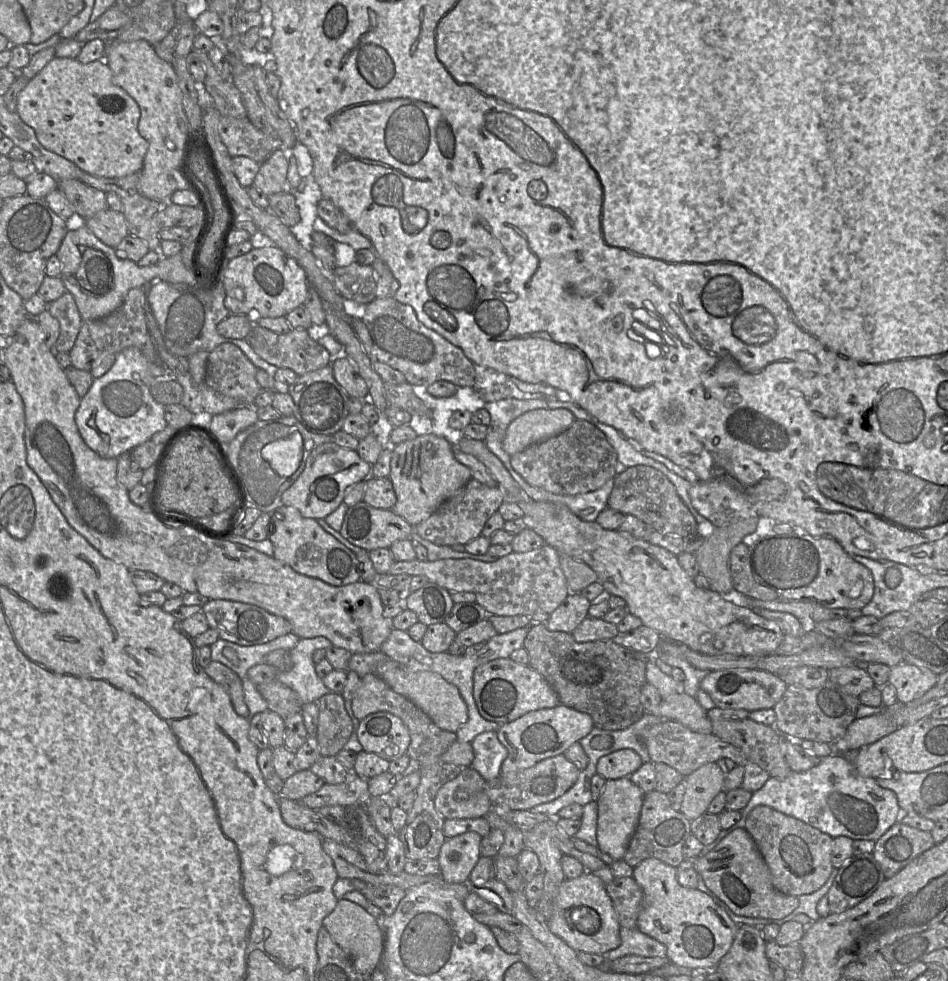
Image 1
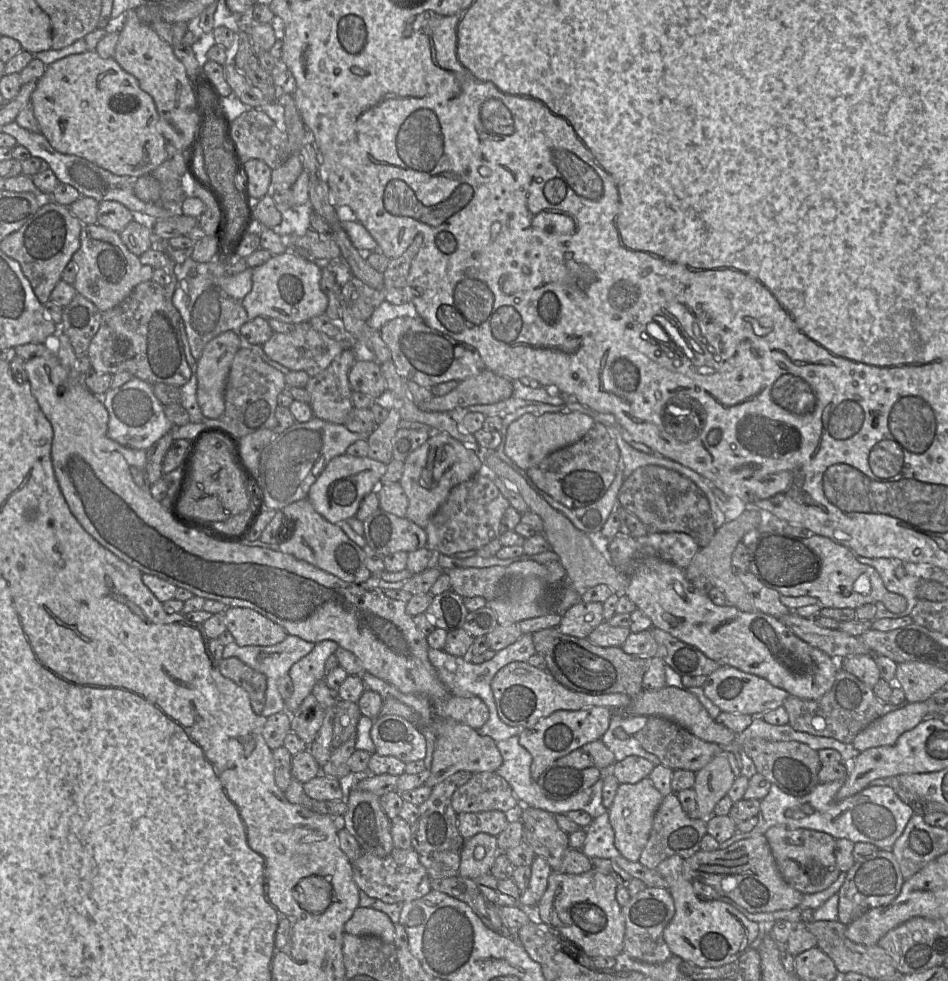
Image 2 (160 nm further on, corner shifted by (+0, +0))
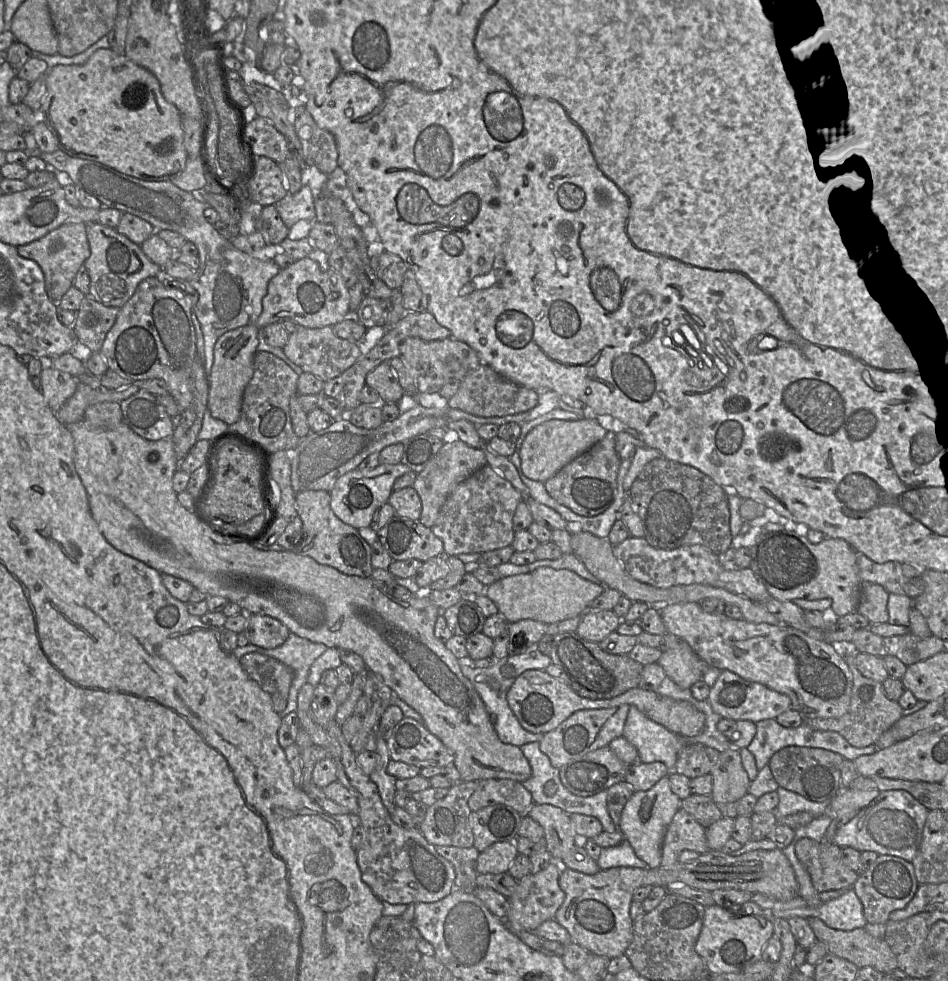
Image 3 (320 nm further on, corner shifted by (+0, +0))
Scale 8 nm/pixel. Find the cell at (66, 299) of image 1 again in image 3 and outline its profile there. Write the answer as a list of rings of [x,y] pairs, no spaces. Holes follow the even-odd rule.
[[[86,295],[77,311],[73,330],[80,344],[98,353],[105,337],[114,325],[119,307],[108,307]]]

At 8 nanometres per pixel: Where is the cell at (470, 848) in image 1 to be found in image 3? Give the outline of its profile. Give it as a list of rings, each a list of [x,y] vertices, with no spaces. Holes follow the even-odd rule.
[[[497,842],[479,853],[476,869],[478,874],[498,874],[508,872],[513,860],[518,856],[514,842]]]

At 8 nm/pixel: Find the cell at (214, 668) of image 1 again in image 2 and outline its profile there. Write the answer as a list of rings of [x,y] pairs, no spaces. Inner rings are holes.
[[[236,657],[218,661],[221,674],[242,687],[249,695],[254,712],[261,714],[264,708],[267,679]]]

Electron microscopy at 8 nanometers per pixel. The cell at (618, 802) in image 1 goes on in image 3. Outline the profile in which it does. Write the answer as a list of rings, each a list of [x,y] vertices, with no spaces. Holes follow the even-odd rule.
[[[667,775],[649,790],[635,791],[622,811],[618,830],[623,833],[637,857],[646,862],[649,868],[657,868],[661,864],[664,837],[674,815],[682,808],[681,802],[672,792]]]

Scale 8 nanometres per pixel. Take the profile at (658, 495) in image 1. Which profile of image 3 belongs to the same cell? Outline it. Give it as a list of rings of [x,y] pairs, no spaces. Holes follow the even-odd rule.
[[[665,457],[648,462],[634,480],[629,495],[632,508],[641,519],[645,540],[653,547],[673,550],[686,545],[702,545],[715,554],[722,554],[732,546],[728,493],[697,468]]]

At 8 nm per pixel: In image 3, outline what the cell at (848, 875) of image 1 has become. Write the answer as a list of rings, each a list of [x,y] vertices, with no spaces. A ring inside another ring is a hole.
[[[879,855],[876,861],[861,873],[853,885],[859,897],[868,923],[886,923],[891,912],[904,908],[914,897],[919,883],[913,864],[892,855]]]

